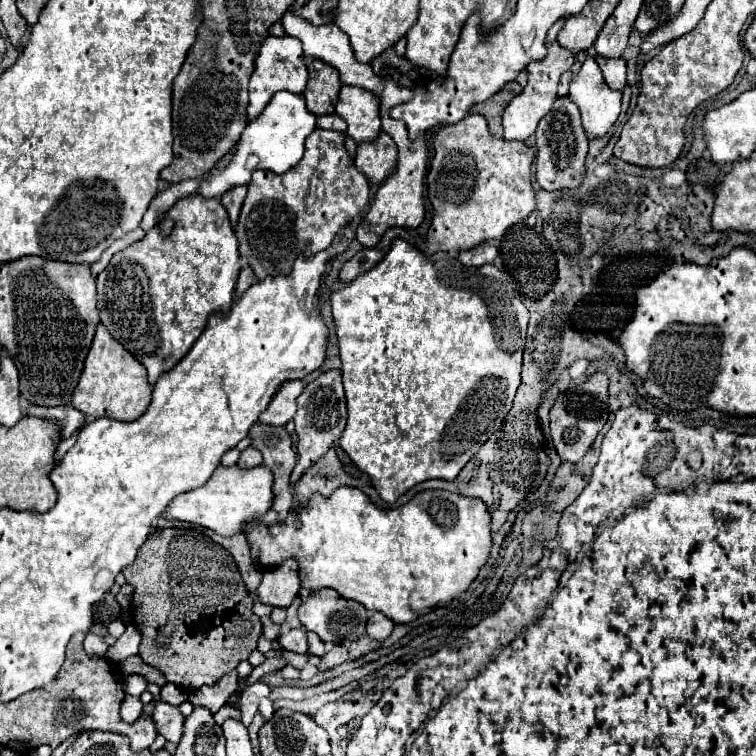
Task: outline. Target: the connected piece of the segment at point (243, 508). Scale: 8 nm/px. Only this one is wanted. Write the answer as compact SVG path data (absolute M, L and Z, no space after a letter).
M260 464L250 470L242 470L238 466L218 466L204 486L176 496L164 510L164 516L200 524L220 536L236 536L244 532L250 520L262 518L272 508L272 498L272 472L266 466Z

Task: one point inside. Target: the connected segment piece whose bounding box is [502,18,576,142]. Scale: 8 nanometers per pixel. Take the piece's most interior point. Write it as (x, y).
(521, 117)

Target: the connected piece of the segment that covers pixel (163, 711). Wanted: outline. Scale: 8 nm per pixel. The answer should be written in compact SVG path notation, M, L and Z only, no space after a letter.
M149 683L146 690L154 696L157 702L152 720L156 724L158 734L162 734L168 742L176 744L180 740L180 736L182 736L184 716L176 708L172 708L169 703L161 700L160 687L158 685Z

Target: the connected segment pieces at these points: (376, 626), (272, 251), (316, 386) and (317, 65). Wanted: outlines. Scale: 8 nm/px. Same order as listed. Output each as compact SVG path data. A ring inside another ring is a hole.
M374 612L370 618L368 618L368 624L366 624L366 634L372 638L372 640L386 640L390 636L394 628L394 622L390 618L386 618L384 614L380 612Z
M316 128L306 140L304 158L286 174L272 174L270 170L256 170L252 174L252 182L248 184L248 196L242 204L238 224L234 228L238 238L238 252L240 258L252 268L258 280L266 276L288 276L292 272L294 260L302 256L312 256L314 252L328 250L334 242L336 234L348 226L356 214L364 210L370 202L370 186L368 180L356 170L354 160L346 152L346 132L336 130L322 130Z
M326 370L316 380L306 384L304 392L298 398L298 412L294 416L296 434L298 434L298 464L292 472L292 488L298 484L302 474L318 462L328 448L340 440L346 426L346 398L342 388L340 370Z
M312 60L308 64L308 74L310 74L310 78L308 78L306 90L302 94L308 110L312 110L312 114L316 114L316 116L332 114L338 92L342 88L338 70L322 60Z

